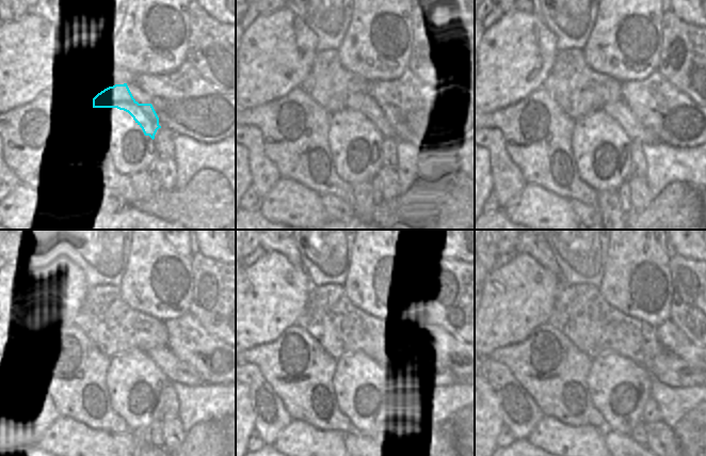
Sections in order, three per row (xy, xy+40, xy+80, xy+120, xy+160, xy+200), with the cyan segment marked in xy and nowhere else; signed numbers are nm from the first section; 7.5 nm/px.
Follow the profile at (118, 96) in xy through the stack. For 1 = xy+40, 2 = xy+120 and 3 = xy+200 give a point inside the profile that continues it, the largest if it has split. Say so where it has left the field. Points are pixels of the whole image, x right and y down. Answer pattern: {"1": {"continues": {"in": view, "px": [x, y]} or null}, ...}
{"1": {"continues": {"in": "xy+40", "px": [387, 119]}}, "2": {"continues": {"in": "xy+120", "px": [174, 370]}}, "3": {"continues": {"in": "xy+200", "px": [667, 368]}}}

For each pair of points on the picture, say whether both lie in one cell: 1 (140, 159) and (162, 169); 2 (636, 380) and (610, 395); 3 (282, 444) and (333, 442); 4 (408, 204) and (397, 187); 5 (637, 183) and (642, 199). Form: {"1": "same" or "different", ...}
{"1": "different", "2": "same", "3": "same", "4": "different", "5": "same"}

